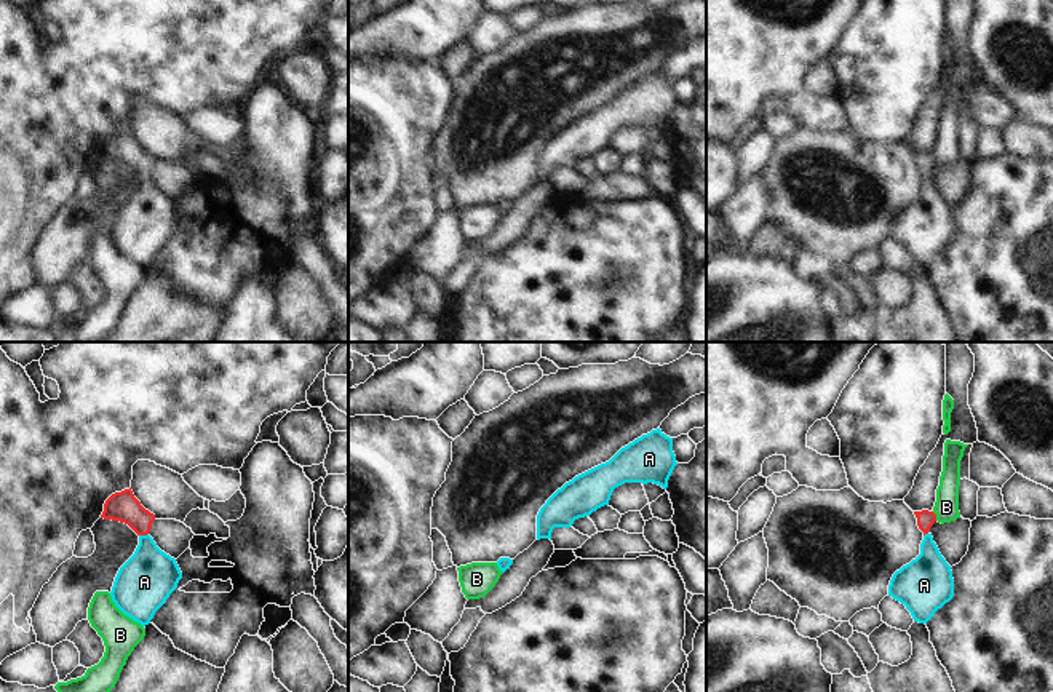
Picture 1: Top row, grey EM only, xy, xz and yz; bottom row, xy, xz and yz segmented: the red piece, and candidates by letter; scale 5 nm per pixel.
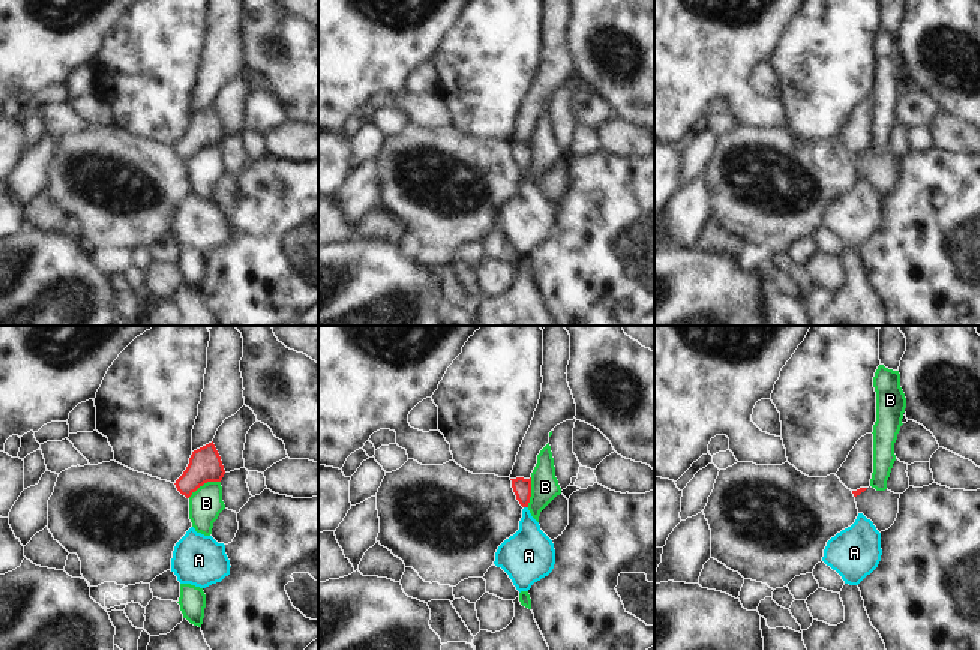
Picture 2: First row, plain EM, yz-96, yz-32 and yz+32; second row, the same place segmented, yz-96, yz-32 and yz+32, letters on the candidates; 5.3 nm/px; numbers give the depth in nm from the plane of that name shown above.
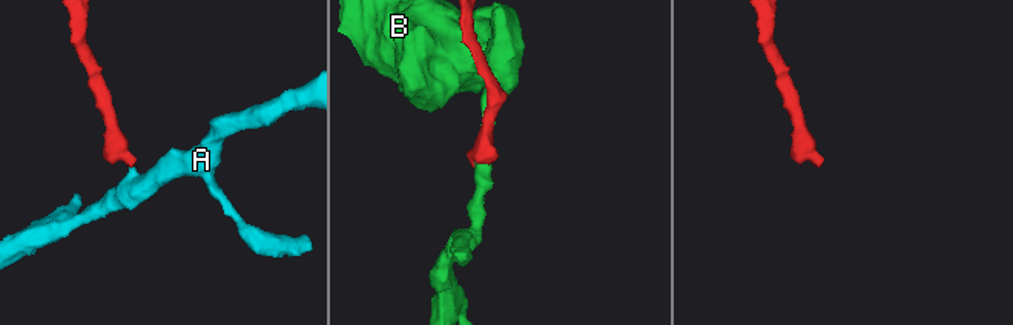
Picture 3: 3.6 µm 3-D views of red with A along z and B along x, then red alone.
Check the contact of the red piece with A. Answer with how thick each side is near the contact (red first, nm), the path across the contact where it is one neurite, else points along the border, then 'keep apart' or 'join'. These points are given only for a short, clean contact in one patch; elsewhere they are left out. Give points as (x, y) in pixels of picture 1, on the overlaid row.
150 nm thick on the red side, 280 nm on the other; runs through xy (123, 507), (141, 524), (143, 534), (144, 582); join

